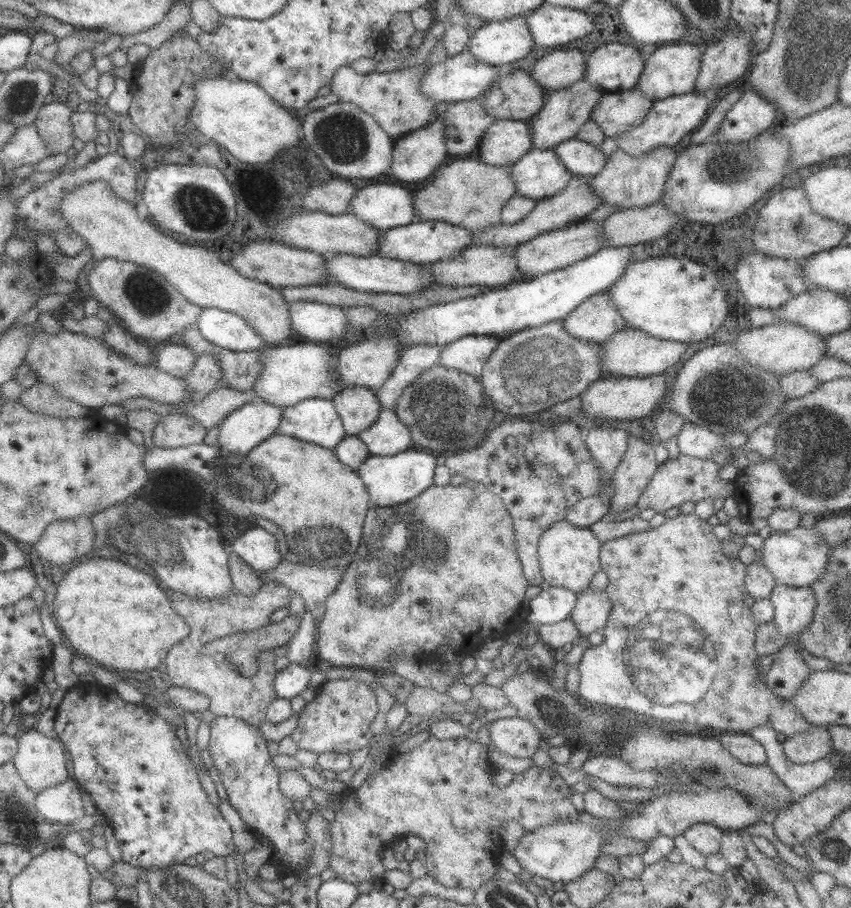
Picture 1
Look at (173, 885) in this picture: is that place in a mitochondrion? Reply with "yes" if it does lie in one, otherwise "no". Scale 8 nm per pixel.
yes

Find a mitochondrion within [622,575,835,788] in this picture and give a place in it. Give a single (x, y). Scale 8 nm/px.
(673, 645)

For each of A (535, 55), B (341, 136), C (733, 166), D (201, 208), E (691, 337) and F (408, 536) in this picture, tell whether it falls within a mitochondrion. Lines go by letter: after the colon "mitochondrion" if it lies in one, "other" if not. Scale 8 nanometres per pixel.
A: other
B: mitochondrion
C: mitochondrion
D: mitochondrion
E: other
F: mitochondrion

